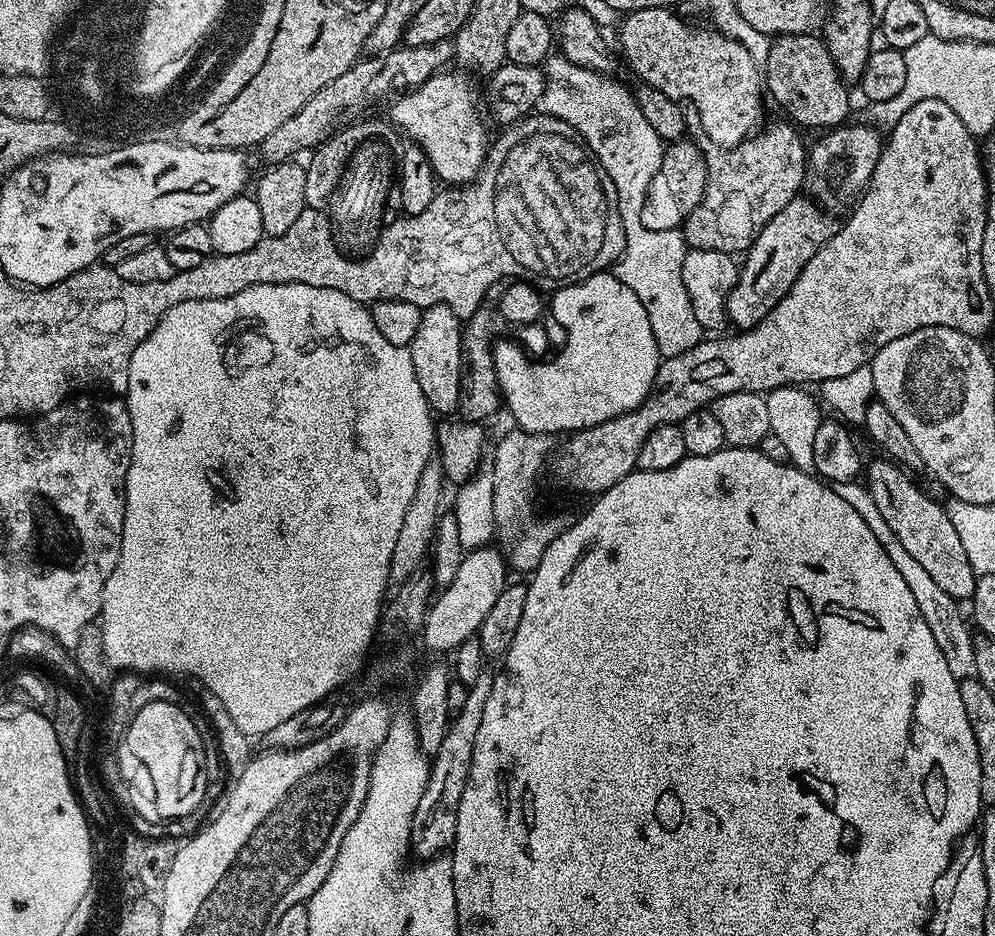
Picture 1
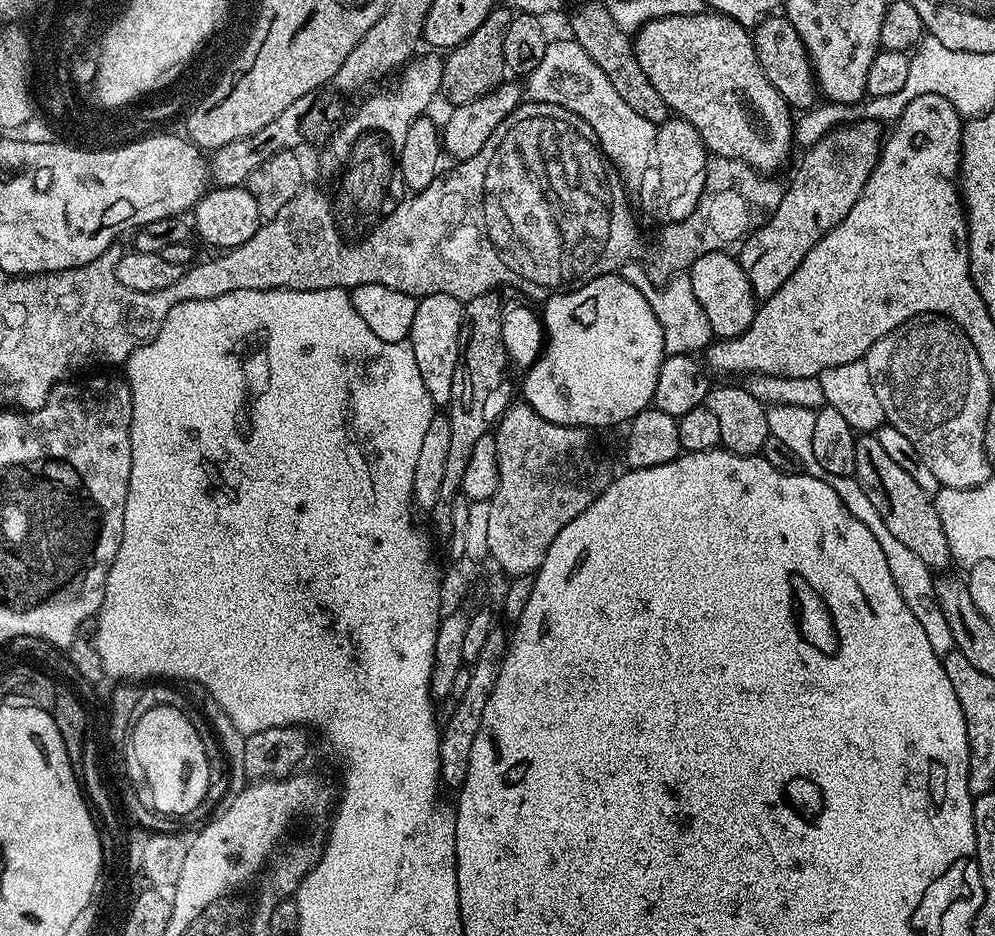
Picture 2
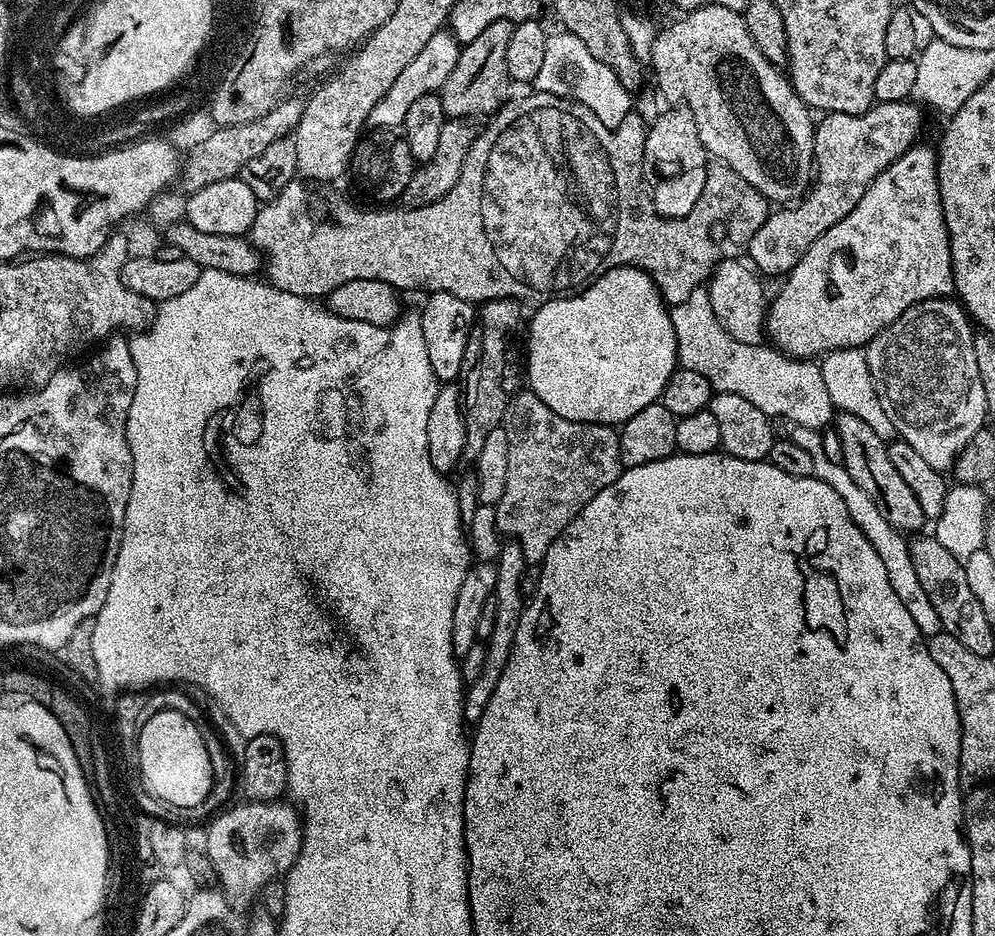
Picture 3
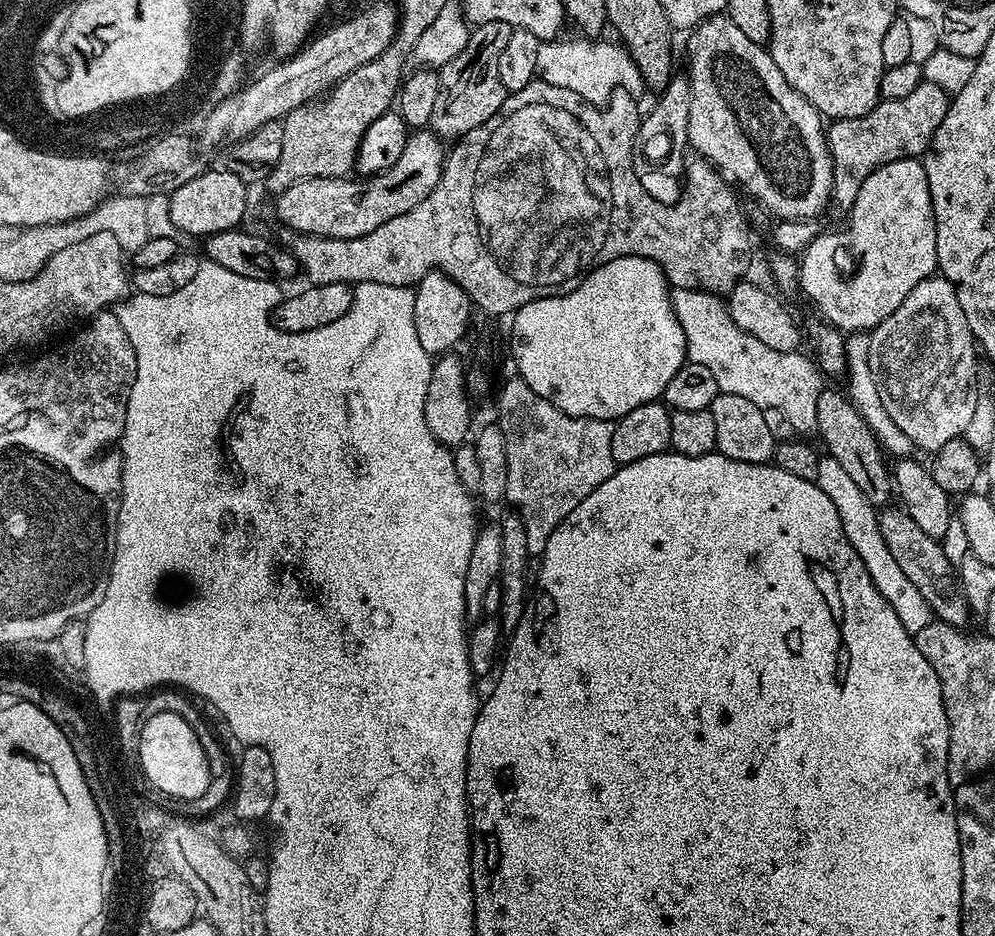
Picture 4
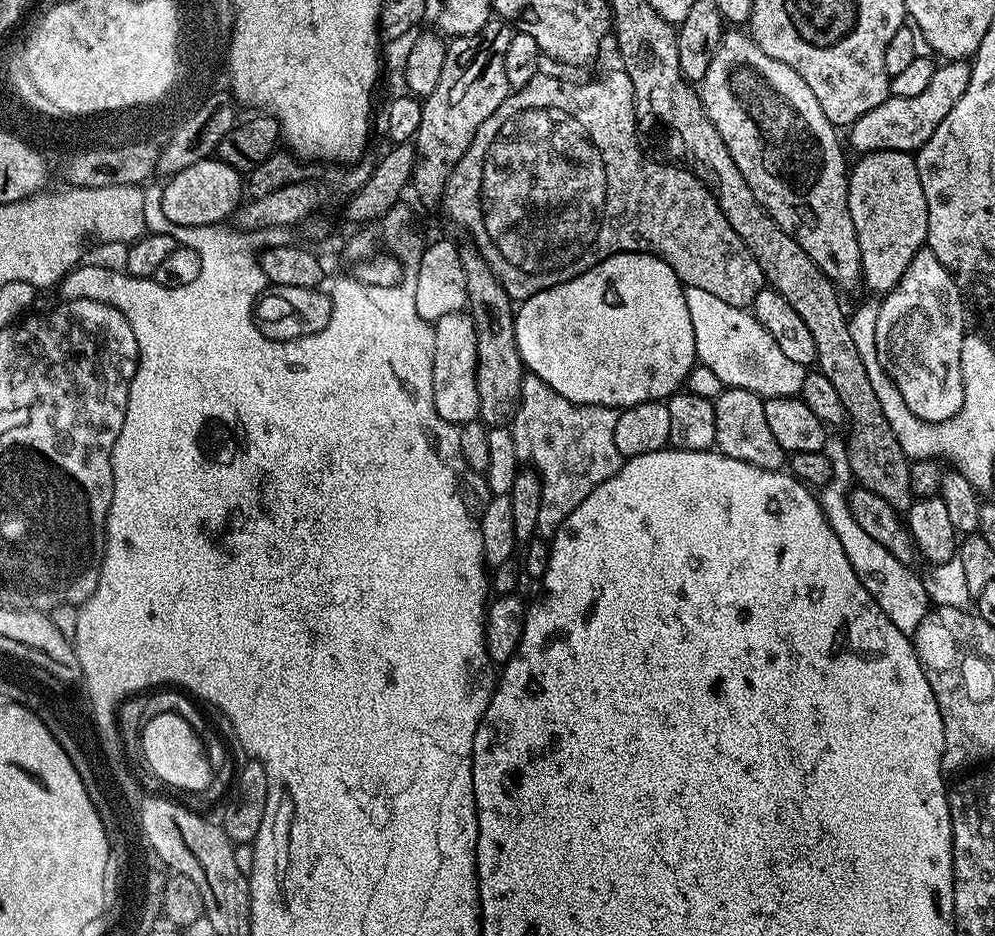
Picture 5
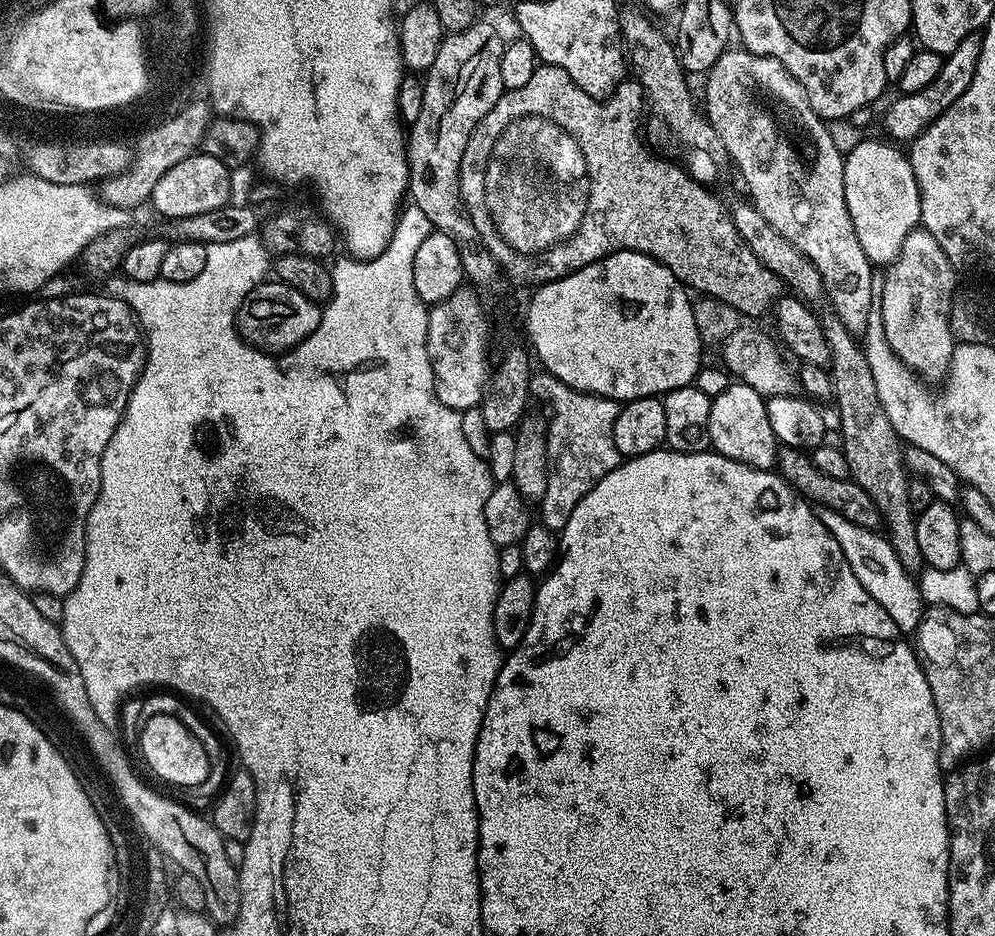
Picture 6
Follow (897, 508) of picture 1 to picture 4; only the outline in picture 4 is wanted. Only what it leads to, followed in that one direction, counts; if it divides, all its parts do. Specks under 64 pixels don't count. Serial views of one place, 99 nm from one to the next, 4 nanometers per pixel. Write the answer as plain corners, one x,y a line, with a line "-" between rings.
825,387
818,394
818,414
816,415
815,431
820,432
820,440
825,444
827,455
835,458
846,469
846,474
854,478
858,490
873,506
884,506
889,503
888,491
893,491
894,484
890,479
890,472
884,469
884,462
880,458
881,447
873,435
860,409
847,395
844,396
834,389

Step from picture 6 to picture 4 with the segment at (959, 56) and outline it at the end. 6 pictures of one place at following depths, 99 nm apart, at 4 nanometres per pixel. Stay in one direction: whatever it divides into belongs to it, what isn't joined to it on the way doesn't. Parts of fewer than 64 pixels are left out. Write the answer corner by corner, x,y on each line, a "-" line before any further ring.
921,82
906,98
880,100
874,110
849,120
834,120
827,125
828,153
832,155
832,191
835,203
851,209
864,179
875,168
895,160
923,157
932,144
950,103
949,93
936,84

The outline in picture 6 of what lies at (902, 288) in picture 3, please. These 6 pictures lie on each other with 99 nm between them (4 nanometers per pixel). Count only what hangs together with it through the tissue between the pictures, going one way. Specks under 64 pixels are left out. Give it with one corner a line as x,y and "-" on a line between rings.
860,140
852,149
847,149
844,158
844,189
846,206
854,222
854,230
862,242
862,250
868,255
873,265
891,265
910,234
920,224
920,191
914,178
911,159
895,148
895,143
887,144
884,140

